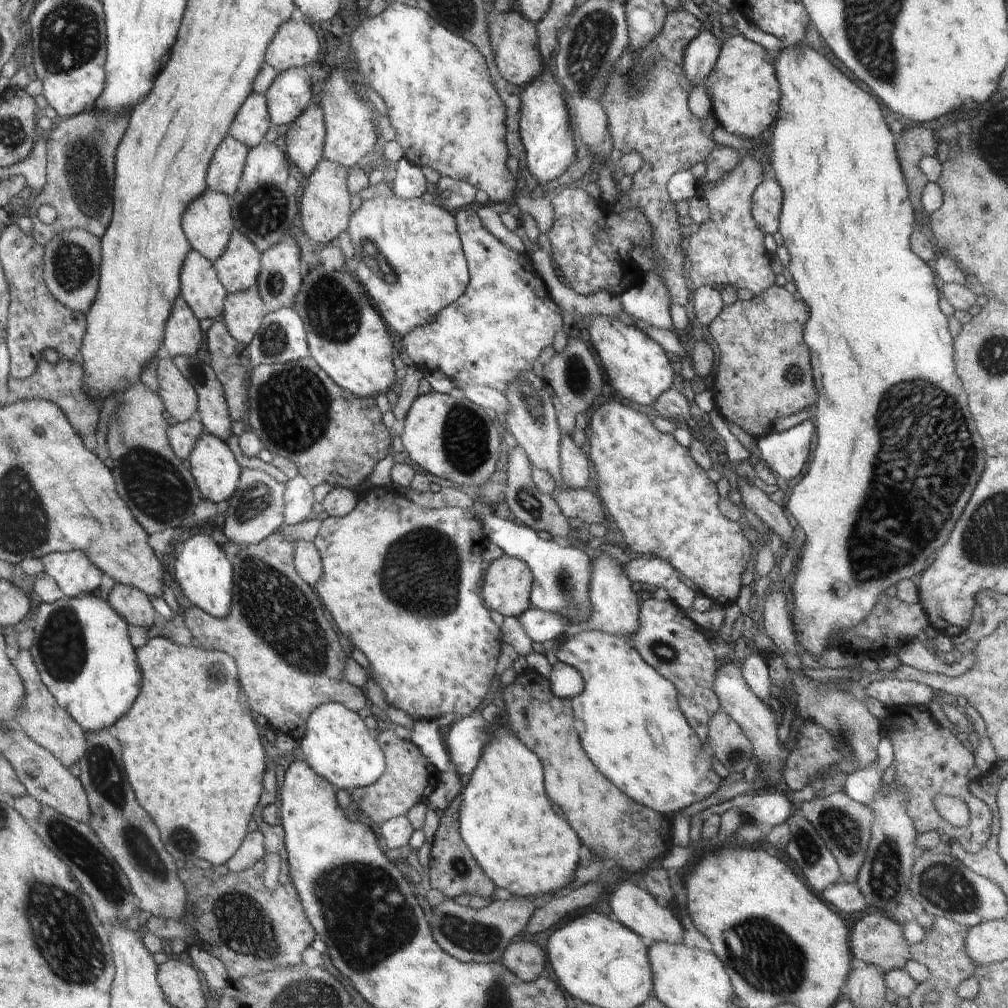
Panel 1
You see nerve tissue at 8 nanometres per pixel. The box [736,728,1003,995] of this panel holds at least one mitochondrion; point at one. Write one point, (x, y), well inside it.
(940, 882)

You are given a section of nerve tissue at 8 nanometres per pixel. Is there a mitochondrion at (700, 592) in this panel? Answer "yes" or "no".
no

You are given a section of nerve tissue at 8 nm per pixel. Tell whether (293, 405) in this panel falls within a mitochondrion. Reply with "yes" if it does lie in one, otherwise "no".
yes

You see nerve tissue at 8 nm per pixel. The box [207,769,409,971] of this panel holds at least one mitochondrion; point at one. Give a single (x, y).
(244, 927)

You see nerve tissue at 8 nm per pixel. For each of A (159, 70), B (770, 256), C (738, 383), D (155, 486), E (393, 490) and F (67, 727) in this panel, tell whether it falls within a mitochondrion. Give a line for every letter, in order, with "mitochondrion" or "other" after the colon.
A: other
B: other
C: other
D: mitochondrion
E: other
F: other

